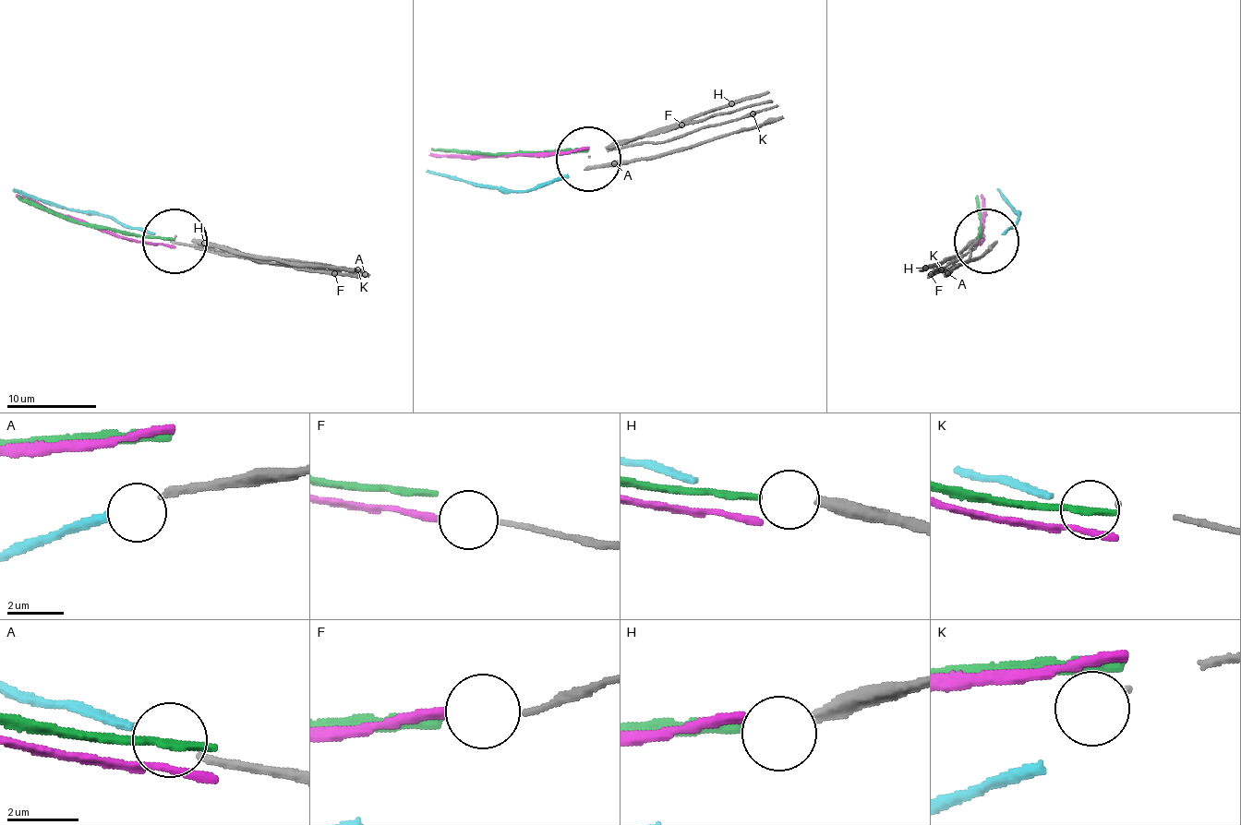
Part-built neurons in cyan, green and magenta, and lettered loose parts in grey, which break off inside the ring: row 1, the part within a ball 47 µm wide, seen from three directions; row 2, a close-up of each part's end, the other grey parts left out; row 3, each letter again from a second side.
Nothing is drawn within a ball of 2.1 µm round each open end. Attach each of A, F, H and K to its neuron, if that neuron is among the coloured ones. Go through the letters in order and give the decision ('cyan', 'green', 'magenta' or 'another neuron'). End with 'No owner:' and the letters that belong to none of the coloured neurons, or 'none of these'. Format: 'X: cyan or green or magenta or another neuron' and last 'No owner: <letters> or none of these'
A: another neuron
F: another neuron
H: green
K: another neuron
No owner: A, F, K

